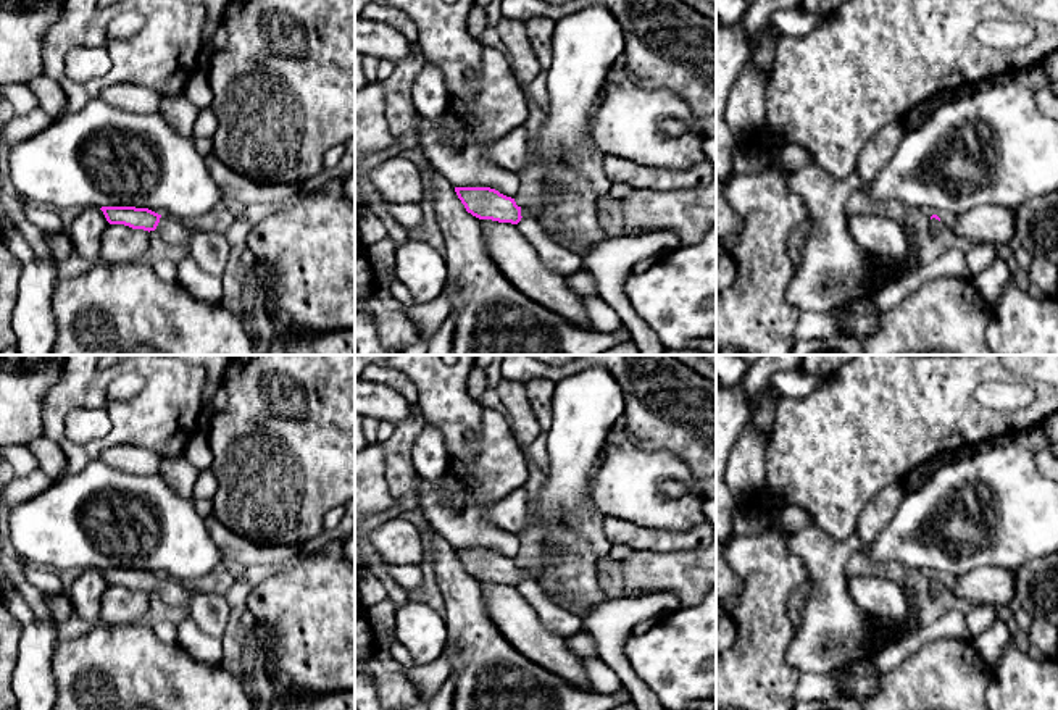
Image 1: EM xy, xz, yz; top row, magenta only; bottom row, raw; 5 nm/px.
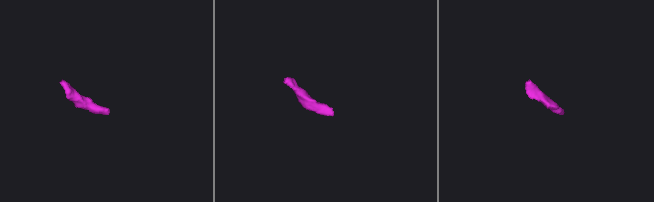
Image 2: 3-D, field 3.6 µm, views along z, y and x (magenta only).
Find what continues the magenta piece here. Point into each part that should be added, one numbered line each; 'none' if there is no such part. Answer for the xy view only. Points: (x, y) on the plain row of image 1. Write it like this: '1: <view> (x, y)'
1: xy (210, 610)

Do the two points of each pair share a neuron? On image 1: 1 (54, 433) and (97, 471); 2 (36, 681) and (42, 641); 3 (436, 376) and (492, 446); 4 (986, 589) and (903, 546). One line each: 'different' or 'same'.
1: different
2: same
3: different
4: different

